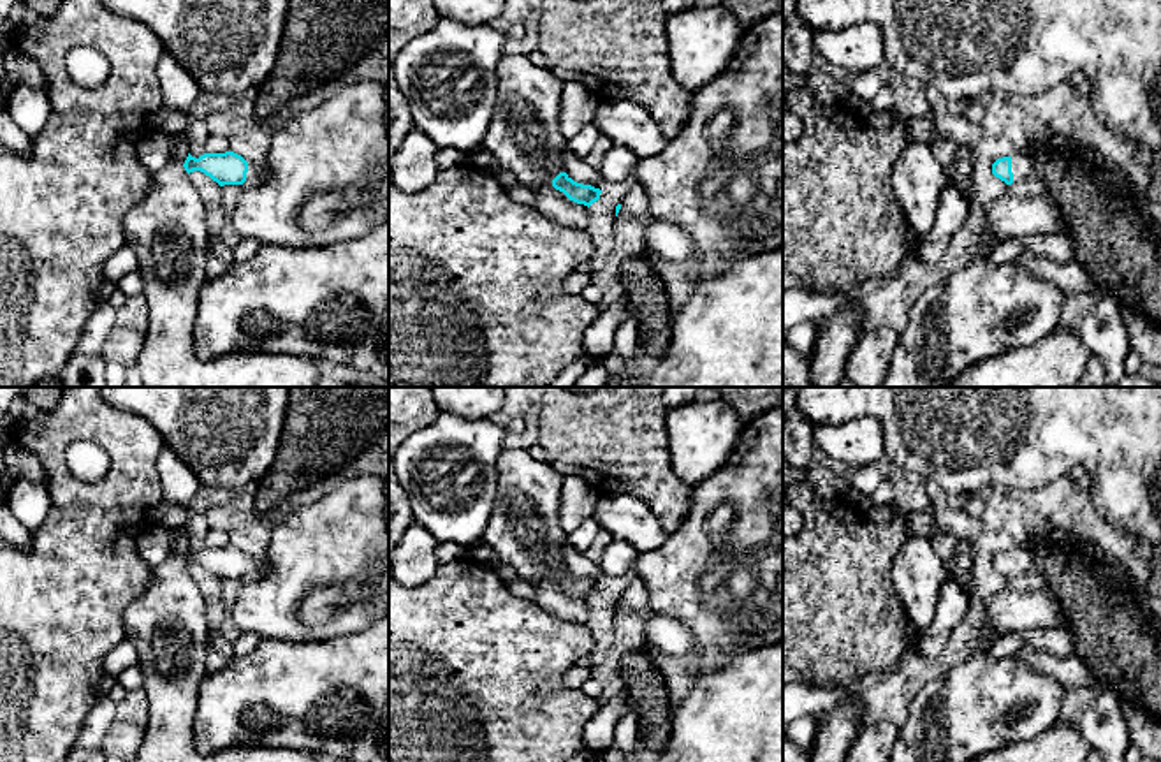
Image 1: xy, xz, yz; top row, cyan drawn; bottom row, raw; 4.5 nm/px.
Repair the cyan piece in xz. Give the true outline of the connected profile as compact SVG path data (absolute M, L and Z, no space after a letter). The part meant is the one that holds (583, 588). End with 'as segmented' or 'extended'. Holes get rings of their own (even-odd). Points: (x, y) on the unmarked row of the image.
M559 567L552 574L552 581L559 586L563 586L570 595L584 600L591 600L600 593L602 584L595 582L591 579L582 579L573 575L566 567Z; as segmented

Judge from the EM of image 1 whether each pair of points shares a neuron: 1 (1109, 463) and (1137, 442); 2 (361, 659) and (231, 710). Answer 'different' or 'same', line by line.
1: same
2: same

